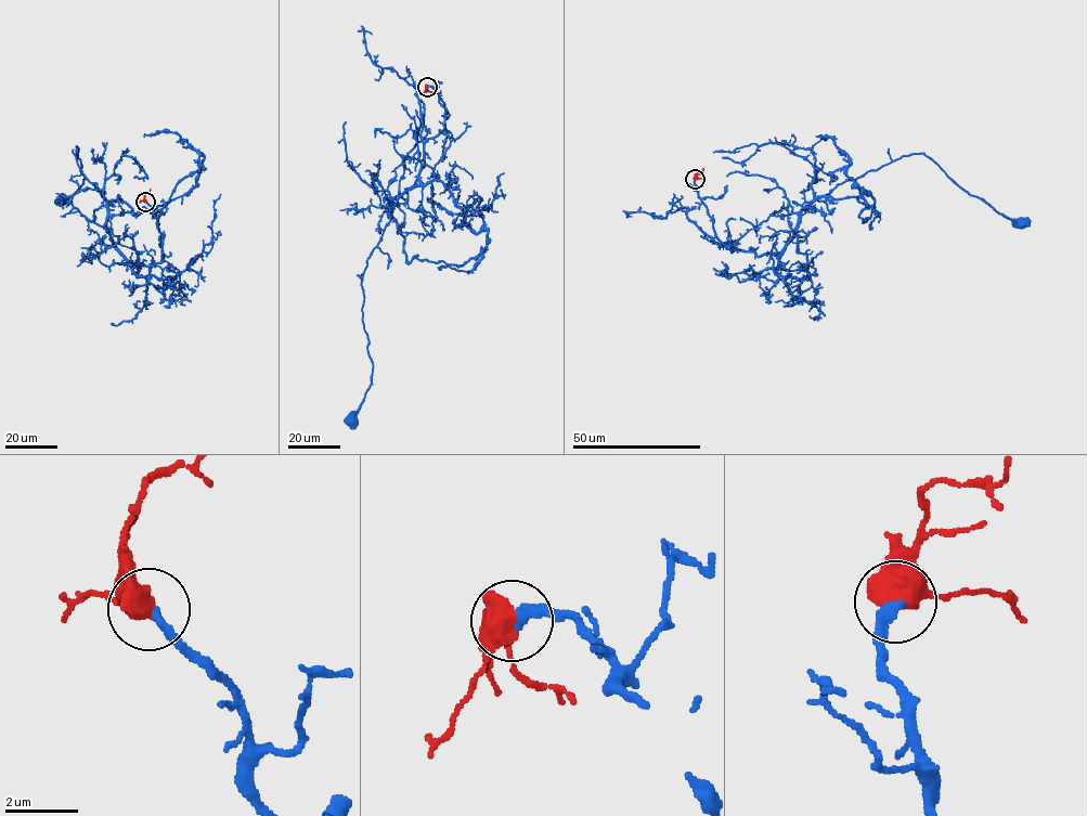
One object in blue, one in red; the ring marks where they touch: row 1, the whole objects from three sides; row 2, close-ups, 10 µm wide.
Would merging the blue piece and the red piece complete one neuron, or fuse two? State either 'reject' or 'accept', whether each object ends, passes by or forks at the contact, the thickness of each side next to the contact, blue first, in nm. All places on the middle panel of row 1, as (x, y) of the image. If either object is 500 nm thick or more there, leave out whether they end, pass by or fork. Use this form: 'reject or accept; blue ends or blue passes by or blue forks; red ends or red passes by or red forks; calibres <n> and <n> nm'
accept; calibres 280 and 550 nm

